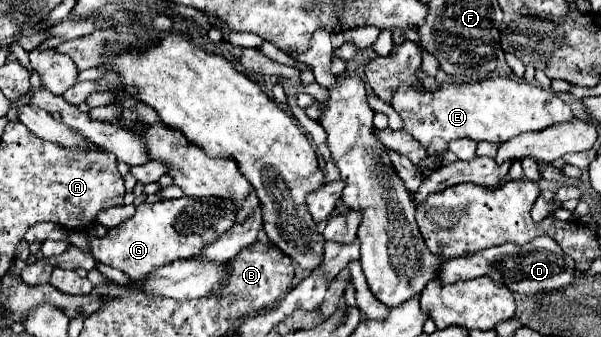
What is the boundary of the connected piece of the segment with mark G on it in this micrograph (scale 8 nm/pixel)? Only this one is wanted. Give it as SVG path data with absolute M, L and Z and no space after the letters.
M182 196L176 200L162 200L162 202L154 202L154 204L144 202L136 208L136 214L132 218L128 218L114 230L108 230L106 236L90 238L90 250L98 262L122 270L132 280L142 280L156 266L164 266L178 258L192 258L196 254L200 254L200 250L206 244L212 244L220 234L224 234L234 224L234 218L236 218L236 214L232 210L232 202L224 202L222 198Z

